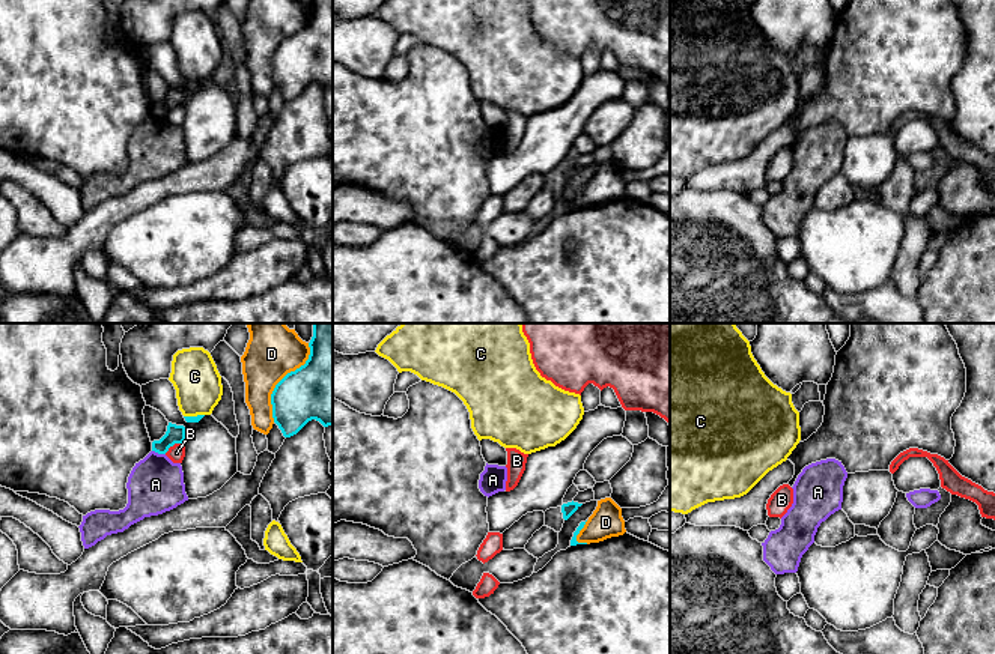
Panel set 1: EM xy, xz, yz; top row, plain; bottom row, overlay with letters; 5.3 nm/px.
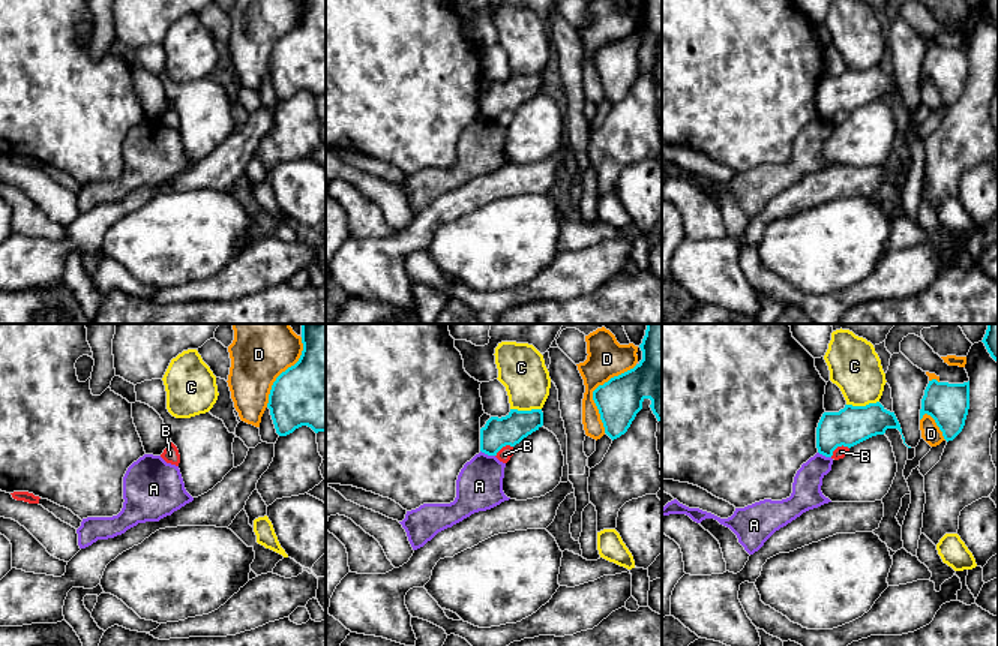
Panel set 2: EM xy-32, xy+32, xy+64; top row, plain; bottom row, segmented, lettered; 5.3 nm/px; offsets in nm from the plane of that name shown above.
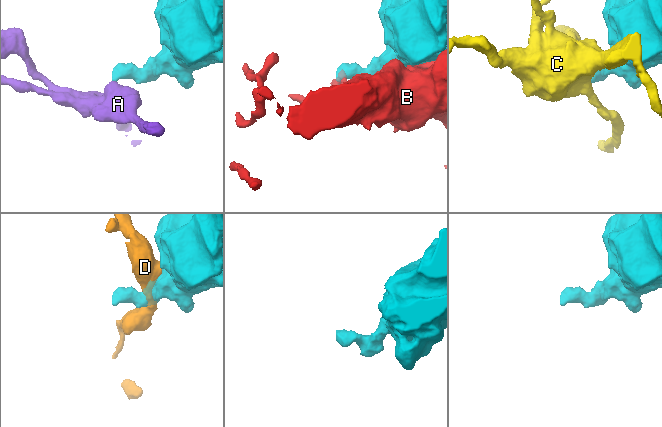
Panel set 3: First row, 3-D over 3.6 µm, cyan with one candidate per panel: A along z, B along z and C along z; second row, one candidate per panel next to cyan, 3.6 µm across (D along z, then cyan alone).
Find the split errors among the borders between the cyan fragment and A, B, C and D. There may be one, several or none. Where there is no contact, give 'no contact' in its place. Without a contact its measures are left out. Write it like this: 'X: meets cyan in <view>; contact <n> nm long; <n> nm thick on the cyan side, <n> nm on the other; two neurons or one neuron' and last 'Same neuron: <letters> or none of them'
A: meets cyan in xy; contact 80 nm long; 100 nm thick on the cyan side, 300 nm on the other; two neurons
B: meets cyan in xy; contact 120 nm long; 100 nm thick on the cyan side, 90 nm on the other; two neurons
C: meets cyan in xy; contact 110 nm long; 40 nm thick on the cyan side, 260 nm on the other; two neurons
D: meets cyan in xy; contact 460 nm long; 360 nm thick on the cyan side, 280 nm on the other; two neurons
Same neuron: none of them

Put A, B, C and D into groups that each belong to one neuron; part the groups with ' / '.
A / B / C / D

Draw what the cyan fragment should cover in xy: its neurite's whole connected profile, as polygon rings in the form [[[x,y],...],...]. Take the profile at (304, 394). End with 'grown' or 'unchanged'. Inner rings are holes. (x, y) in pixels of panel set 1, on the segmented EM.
[[[313,323],[309,347],[306,364],[288,373],[271,394],[272,418],[285,438],[297,434],[312,419],[333,425],[333,323]]]; unchanged

